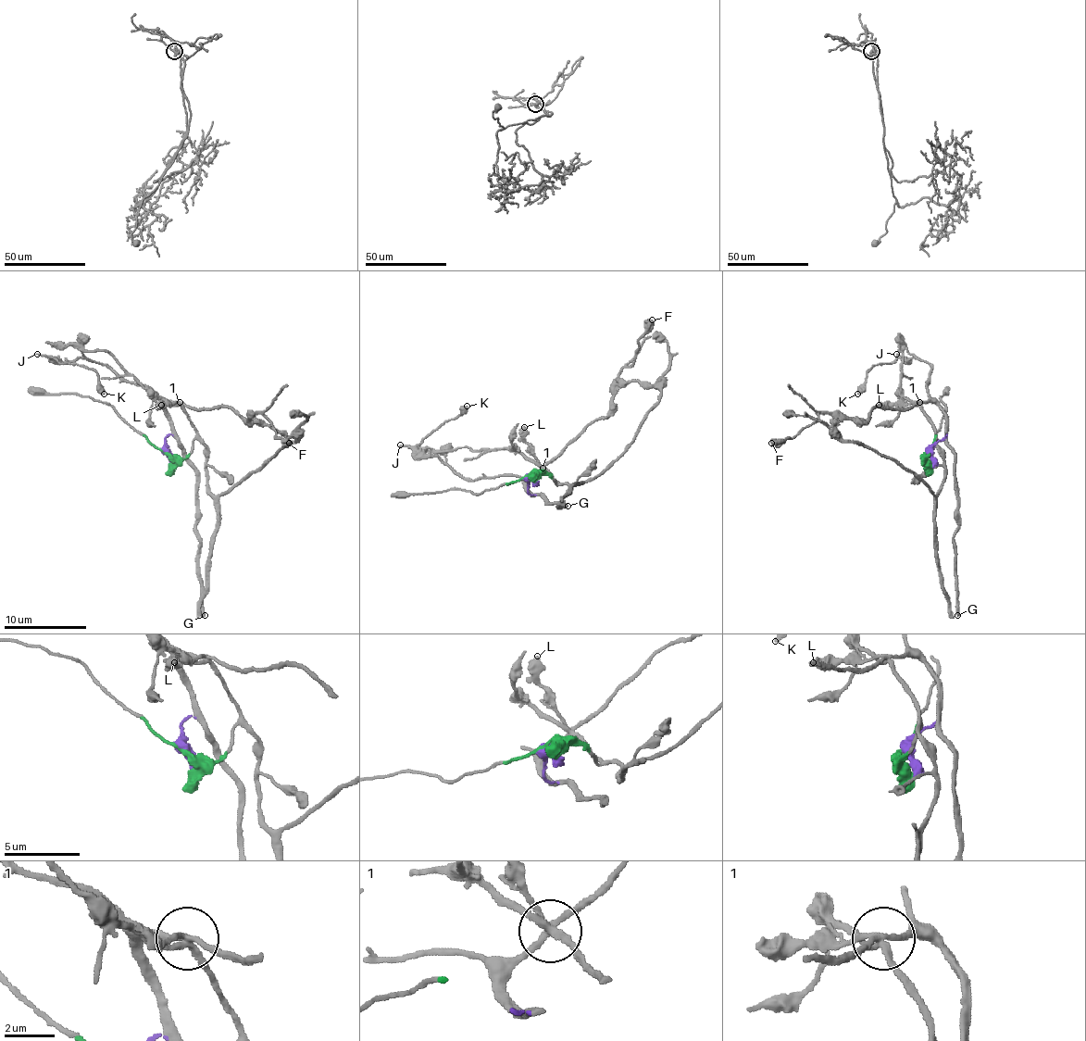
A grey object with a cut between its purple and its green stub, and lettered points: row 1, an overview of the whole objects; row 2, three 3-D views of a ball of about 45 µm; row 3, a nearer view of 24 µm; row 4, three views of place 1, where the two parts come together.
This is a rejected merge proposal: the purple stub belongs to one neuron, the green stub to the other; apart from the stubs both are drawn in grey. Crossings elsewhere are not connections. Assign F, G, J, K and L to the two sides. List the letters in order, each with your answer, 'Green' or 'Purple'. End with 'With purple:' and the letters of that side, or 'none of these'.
F: Purple
G: Purple
J: Purple
K: Purple
L: Purple
With purple: F, G, J, K, L

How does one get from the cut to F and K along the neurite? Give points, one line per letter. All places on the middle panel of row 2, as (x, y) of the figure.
F: (527, 475), (527, 490), (535, 494), (527, 487), (545, 465), (611, 411), (615, 379), (635, 358), (652, 319)
K: (527, 475), (527, 490), (535, 494), (515, 475), (465, 480), (416, 446), (468, 406)

